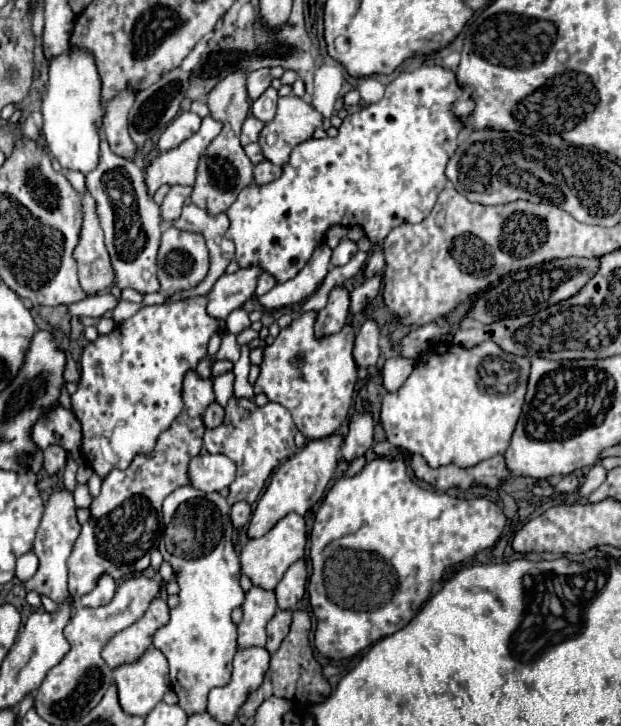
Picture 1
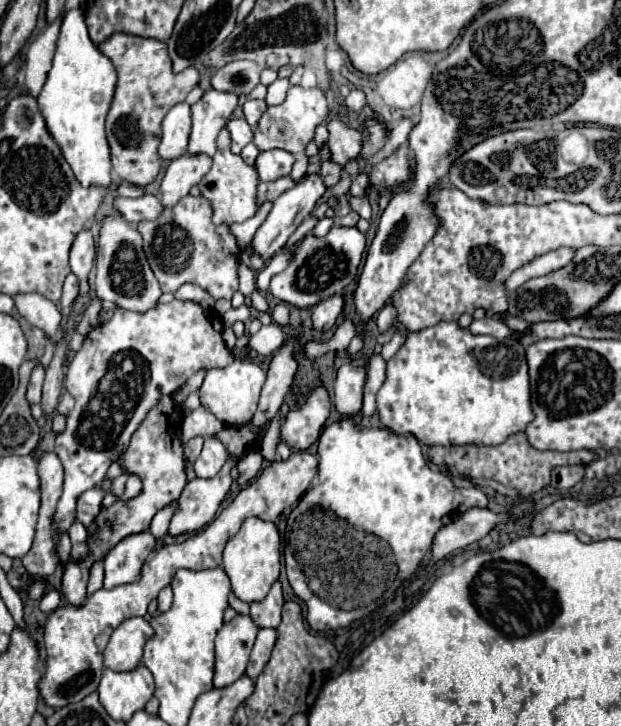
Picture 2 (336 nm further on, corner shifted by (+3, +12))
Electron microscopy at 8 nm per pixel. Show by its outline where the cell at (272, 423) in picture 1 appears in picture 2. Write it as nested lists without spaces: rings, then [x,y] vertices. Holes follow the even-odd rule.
[[[243,424],[243,426],[225,426],[217,434],[217,438],[221,442],[225,442],[229,454],[233,454],[235,458],[241,458],[247,452],[261,448],[263,434],[265,434],[265,428],[263,430],[251,430],[247,424]]]

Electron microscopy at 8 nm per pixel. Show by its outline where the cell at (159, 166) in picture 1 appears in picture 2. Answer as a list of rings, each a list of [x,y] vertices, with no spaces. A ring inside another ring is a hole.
[[[209,90],[203,94],[199,102],[191,106],[191,118],[193,118],[193,130],[189,136],[189,154],[209,154],[213,156],[217,146],[217,134],[231,118],[233,110],[237,108],[239,96],[235,92],[219,92]]]

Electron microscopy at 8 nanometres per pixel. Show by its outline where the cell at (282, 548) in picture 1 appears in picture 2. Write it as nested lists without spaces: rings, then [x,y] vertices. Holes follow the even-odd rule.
[[[249,518],[243,522],[241,530],[227,542],[223,550],[223,570],[231,580],[233,594],[251,604],[259,602],[267,596],[271,584],[279,578],[281,554],[279,554],[279,532],[273,522],[265,522],[259,518]]]

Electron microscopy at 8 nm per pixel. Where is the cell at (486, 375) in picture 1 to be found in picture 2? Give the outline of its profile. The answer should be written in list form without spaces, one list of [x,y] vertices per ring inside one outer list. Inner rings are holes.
[[[392,303],[378,312],[377,326],[382,329],[395,326],[405,336],[405,344],[387,362],[387,376],[383,388],[377,392],[377,412],[383,426],[395,434],[413,434],[427,446],[453,446],[453,444],[503,444],[511,434],[523,432],[535,418],[531,410],[531,390],[525,348],[515,338],[495,340],[493,336],[475,336],[469,328],[461,328],[457,322],[439,322],[423,332],[409,332],[397,319]]]

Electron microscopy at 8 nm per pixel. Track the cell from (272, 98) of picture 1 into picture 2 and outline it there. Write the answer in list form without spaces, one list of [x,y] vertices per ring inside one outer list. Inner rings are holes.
[[[247,100],[247,102],[243,104],[245,120],[249,122],[249,126],[251,126],[251,128],[255,128],[255,126],[257,126],[257,122],[259,122],[259,118],[263,116],[263,112],[265,112],[265,110],[267,110],[265,100]]]

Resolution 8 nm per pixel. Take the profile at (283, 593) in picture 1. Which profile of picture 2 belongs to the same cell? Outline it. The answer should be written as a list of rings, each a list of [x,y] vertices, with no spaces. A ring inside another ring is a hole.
[[[275,582],[269,594],[261,602],[251,604],[251,620],[257,628],[277,628],[281,622],[281,608],[283,608],[283,594],[281,584]]]

